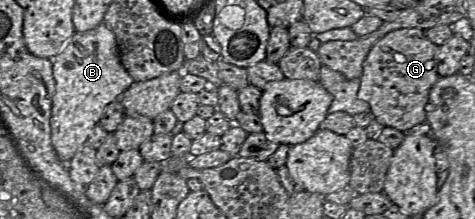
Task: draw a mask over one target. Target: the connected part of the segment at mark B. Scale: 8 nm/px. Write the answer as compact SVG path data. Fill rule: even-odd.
M104 23L85 32L75 31L62 51L53 58L52 63L55 94L52 99L50 118L51 141L59 159L68 164L99 123L105 108L114 100L119 99L135 81L120 61L115 35Z

